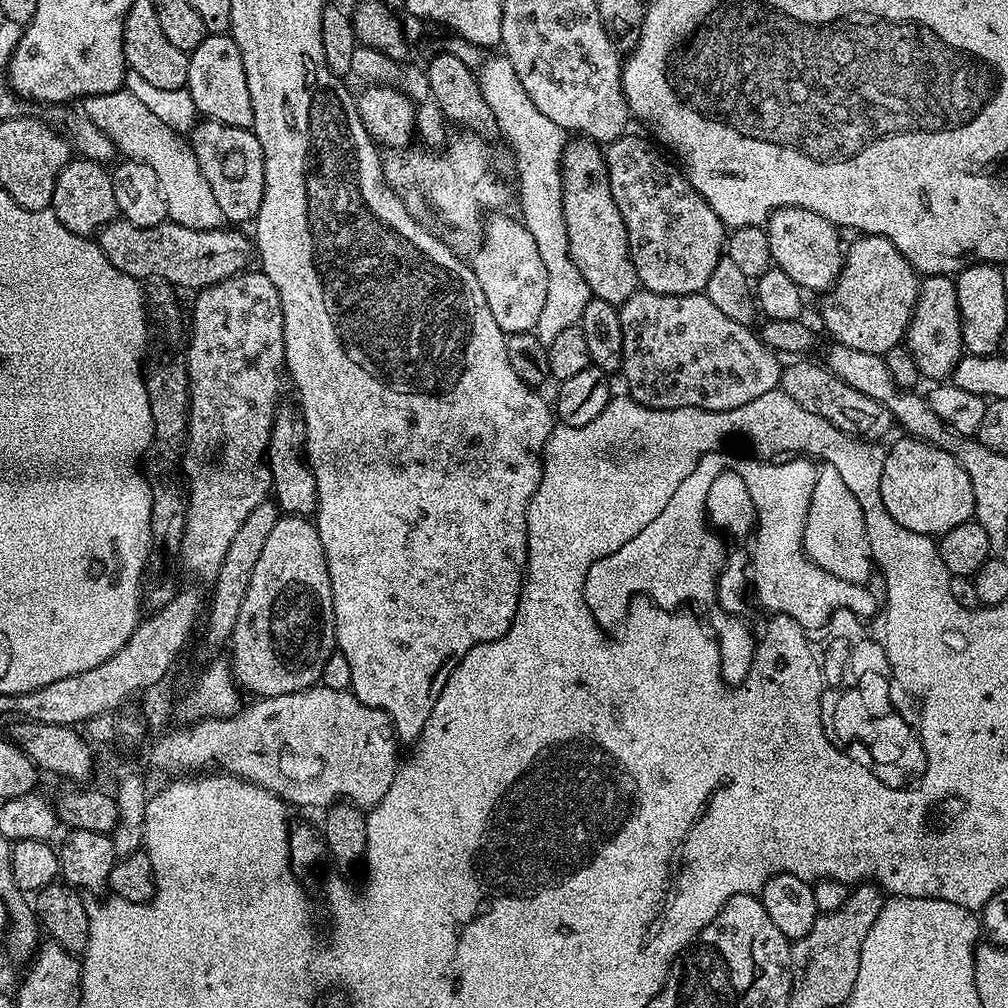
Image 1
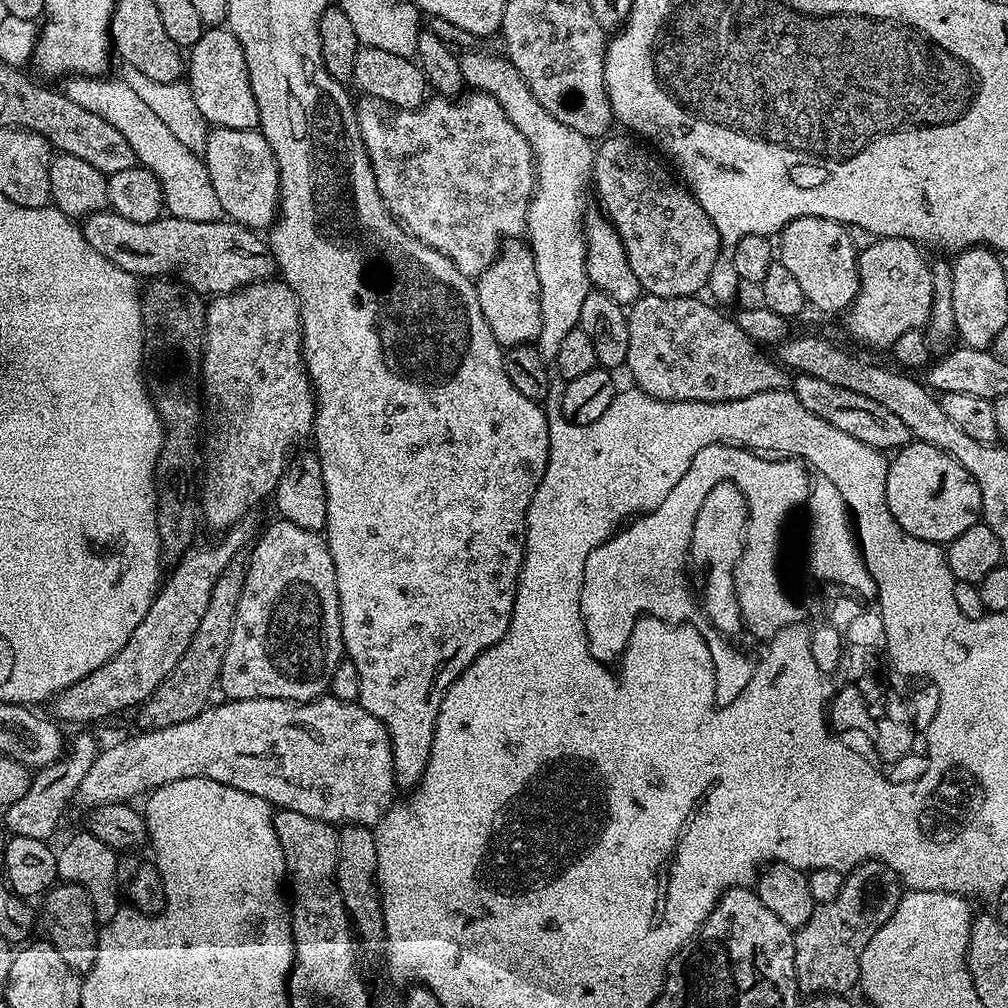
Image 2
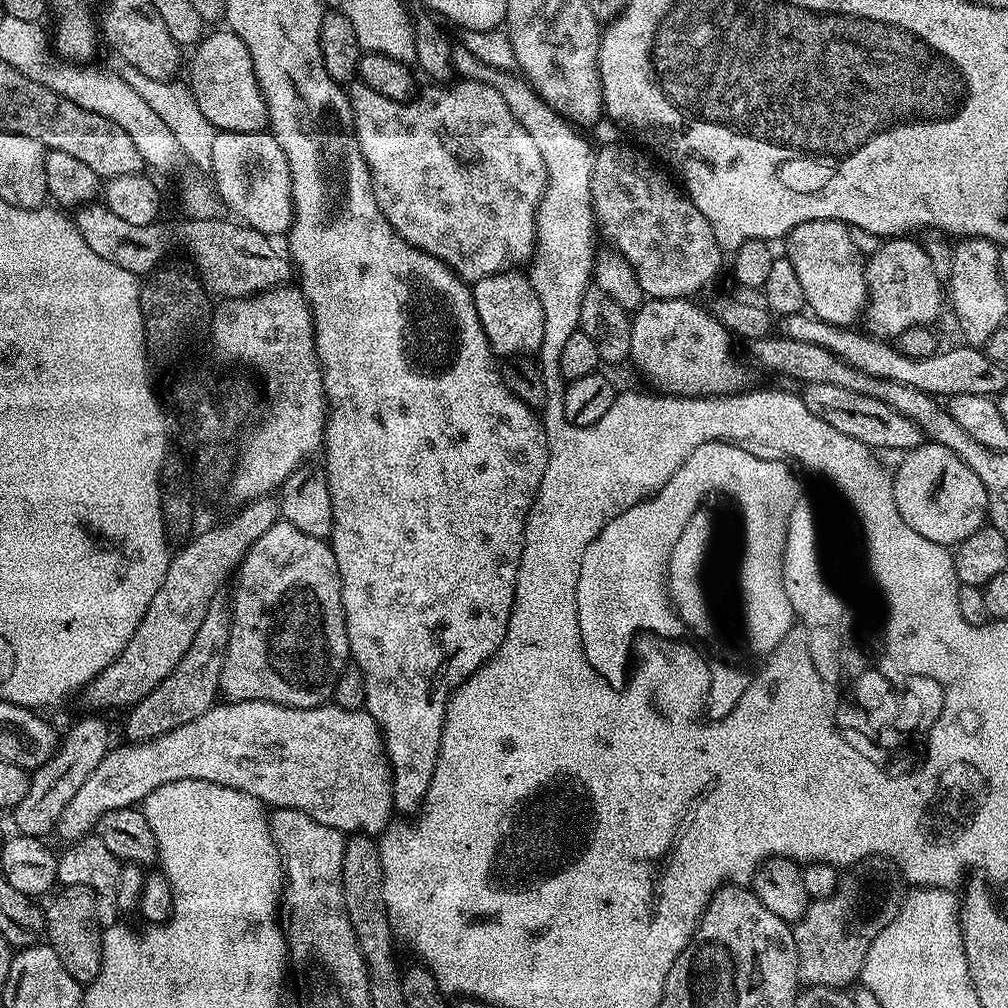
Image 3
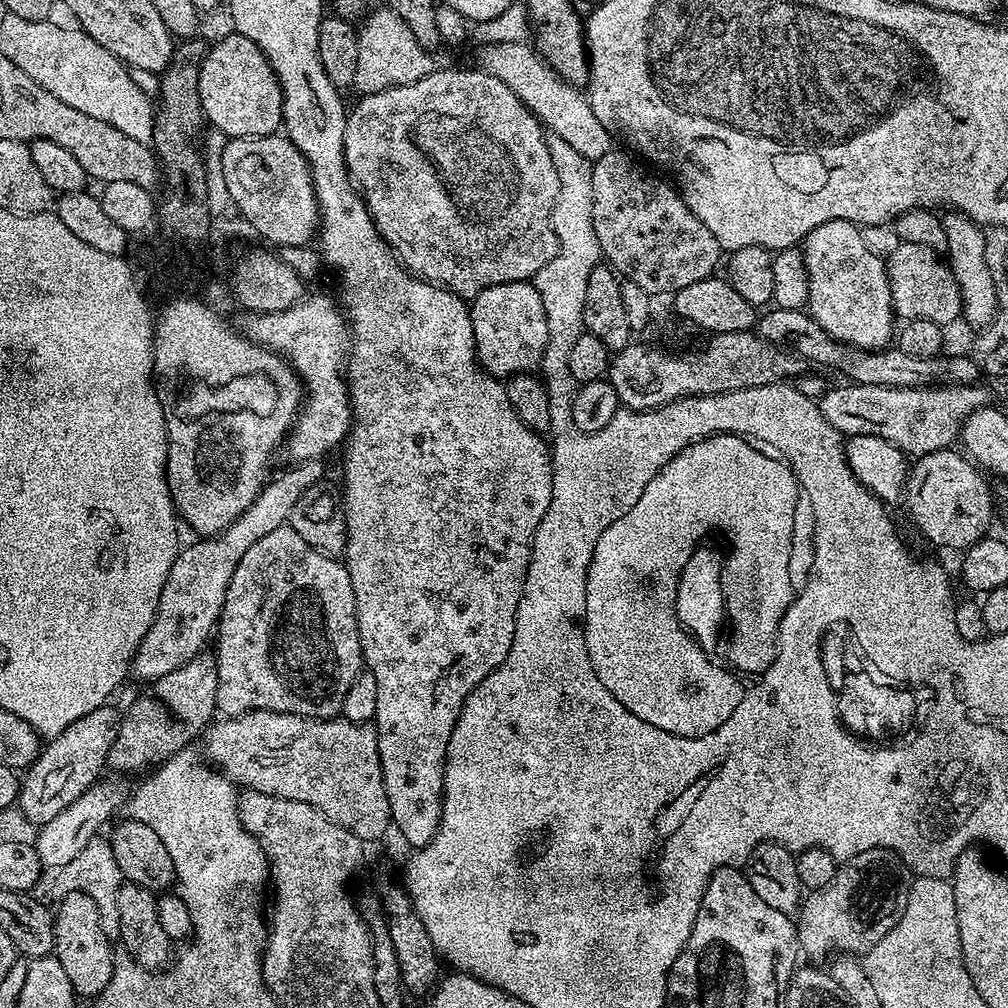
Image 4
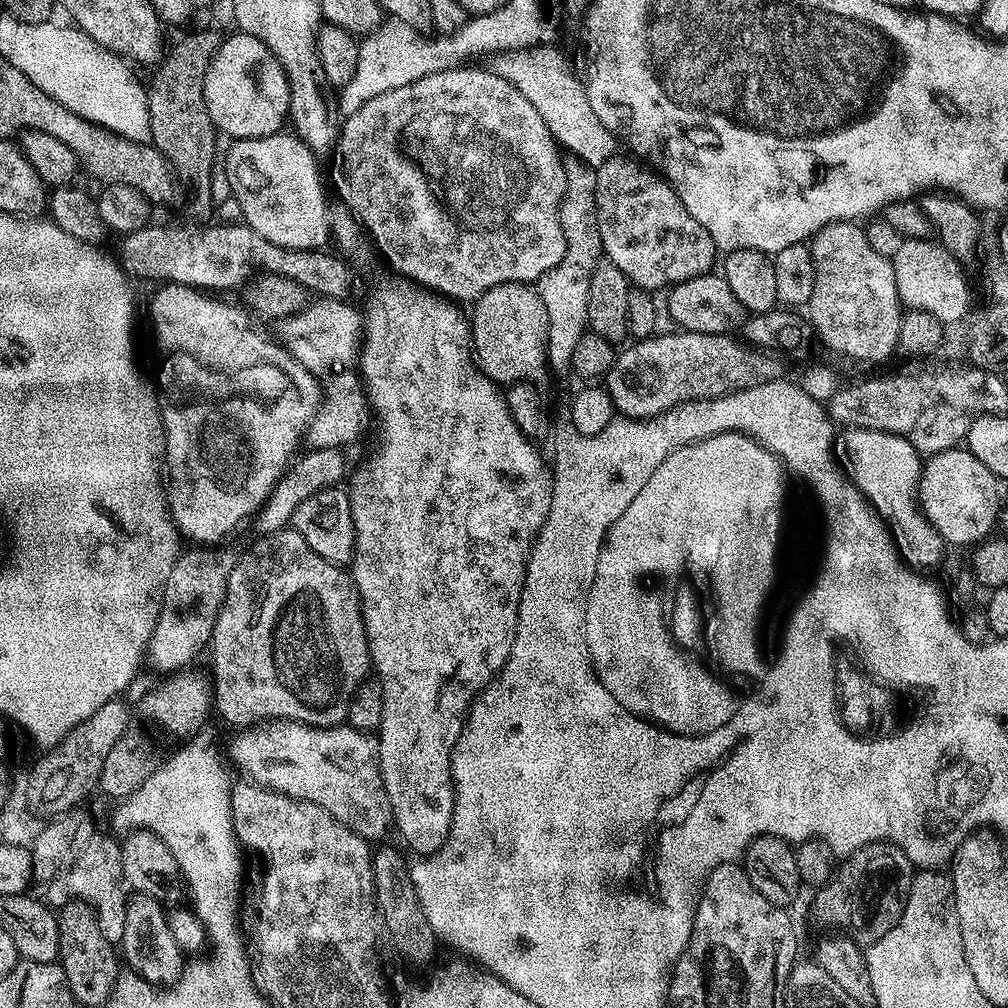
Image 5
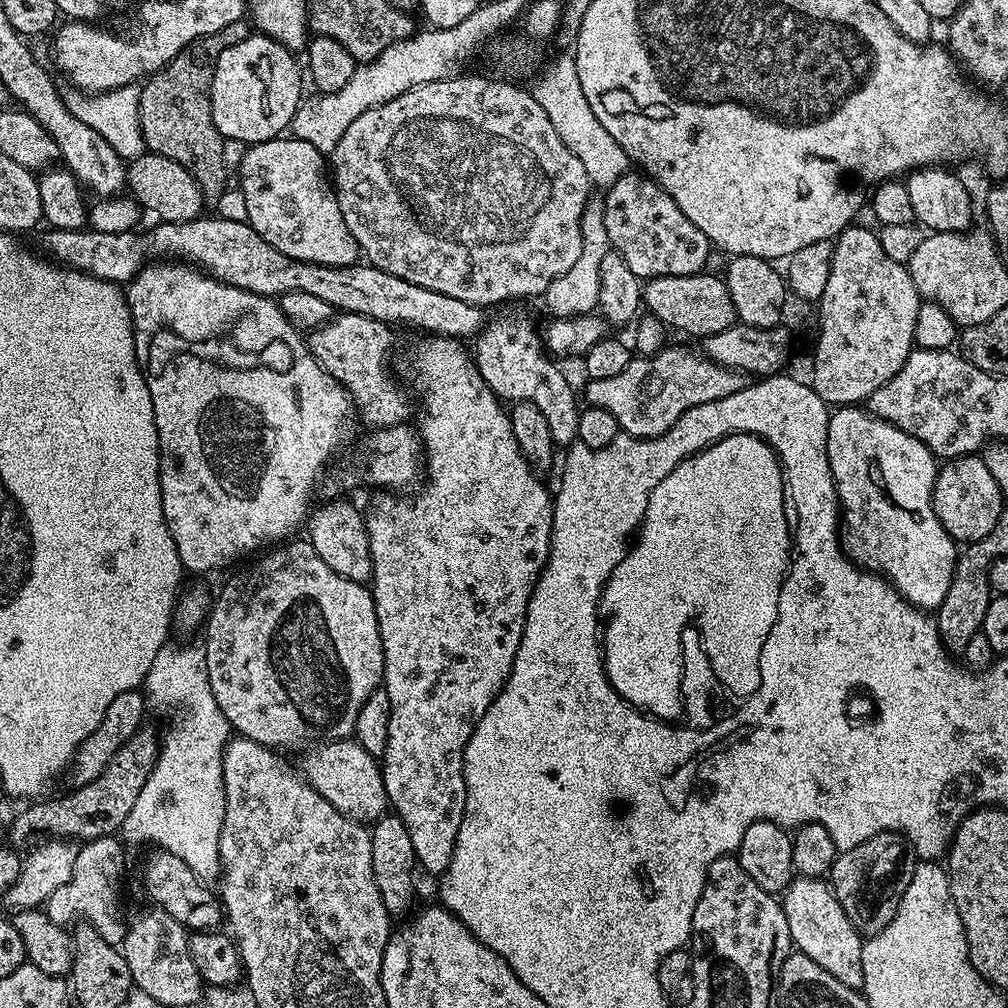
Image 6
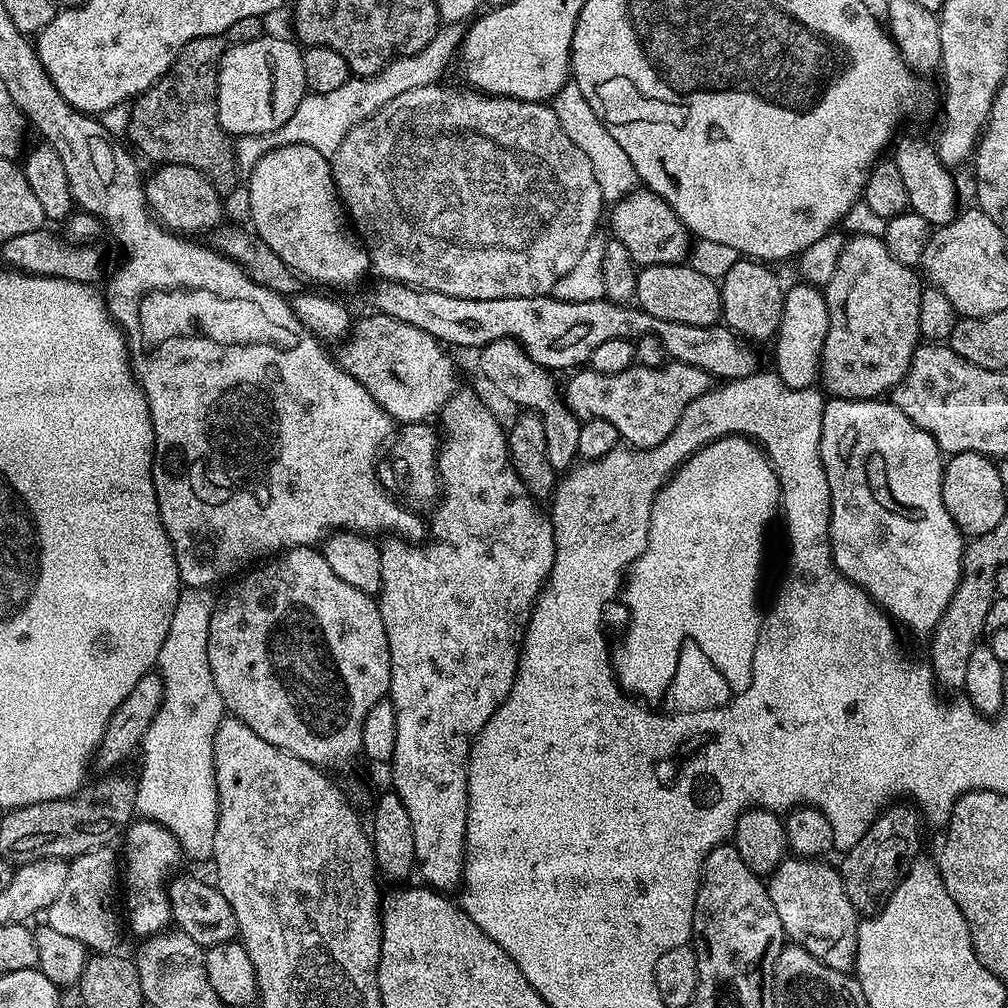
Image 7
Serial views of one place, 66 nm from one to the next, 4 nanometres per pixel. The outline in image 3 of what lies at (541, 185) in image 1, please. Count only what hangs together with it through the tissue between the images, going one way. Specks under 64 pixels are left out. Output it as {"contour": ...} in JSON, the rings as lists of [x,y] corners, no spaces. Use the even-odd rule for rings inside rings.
{"contour":[[[491,68],[489,72],[468,72],[464,79],[480,80],[484,84],[494,85],[500,91],[510,106],[510,114],[522,122],[546,162],[548,186],[536,211],[538,251],[533,255],[530,261],[532,269],[527,269],[526,275],[532,281],[534,294],[538,294],[538,302],[542,302],[545,341],[563,342],[580,327],[582,298],[590,287],[594,261],[597,259],[598,229],[592,214],[590,194],[594,148],[574,132],[573,125],[565,122],[561,113],[555,112],[523,79],[504,80],[504,76],[501,69]]]}

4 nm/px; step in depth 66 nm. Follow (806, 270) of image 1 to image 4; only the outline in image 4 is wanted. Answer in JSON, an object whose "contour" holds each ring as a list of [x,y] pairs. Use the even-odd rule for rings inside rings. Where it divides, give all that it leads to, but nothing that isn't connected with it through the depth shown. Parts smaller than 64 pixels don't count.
{"contour":[[[831,220],[822,222],[822,226],[814,226],[802,241],[802,251],[806,270],[810,278],[810,294],[806,311],[813,316],[835,340],[865,350],[887,348],[894,340],[894,313],[892,311],[892,291],[888,281],[888,269],[885,261],[870,252],[862,240],[861,229],[849,220]]]}

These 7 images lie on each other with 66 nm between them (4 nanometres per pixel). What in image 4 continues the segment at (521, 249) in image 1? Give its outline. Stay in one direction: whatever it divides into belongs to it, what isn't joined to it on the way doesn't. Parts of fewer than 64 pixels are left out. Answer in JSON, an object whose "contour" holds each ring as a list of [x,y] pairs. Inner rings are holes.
{"contour":[[[535,283],[492,284],[477,296],[471,297],[472,329],[476,343],[476,359],[480,367],[497,378],[516,376],[519,372],[532,372],[539,369],[540,359],[546,350],[548,331],[546,330],[546,310],[542,310],[542,298]]]}

